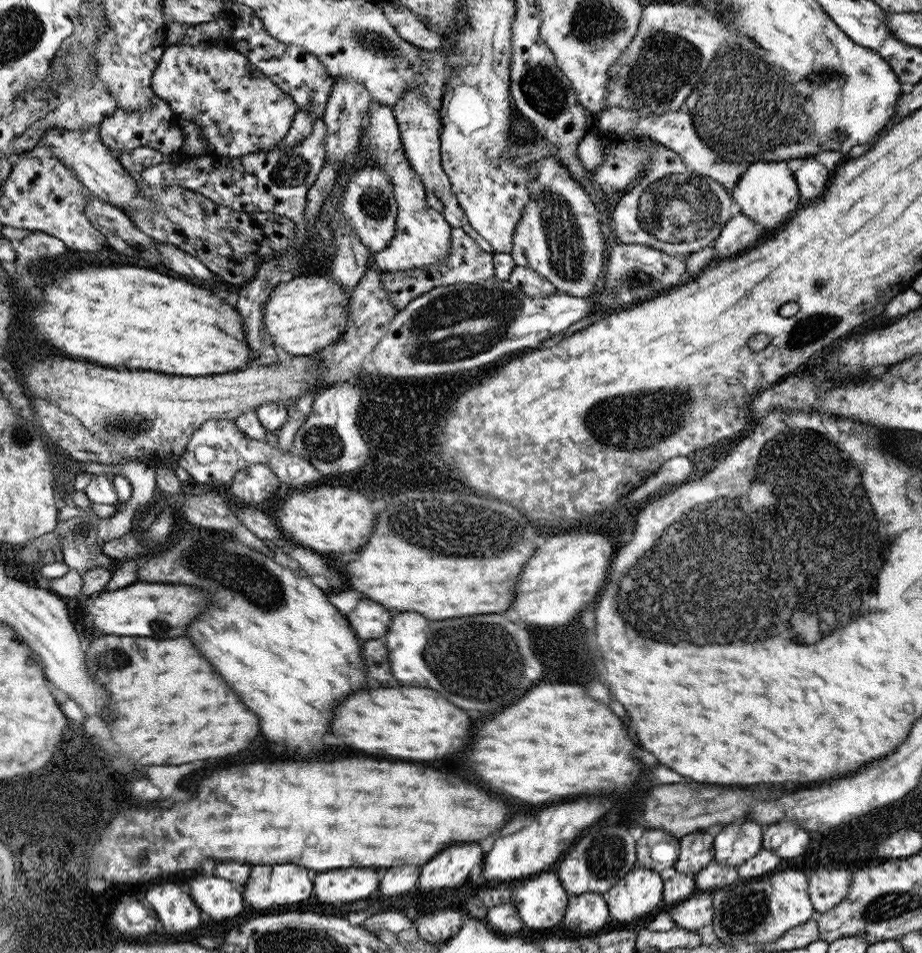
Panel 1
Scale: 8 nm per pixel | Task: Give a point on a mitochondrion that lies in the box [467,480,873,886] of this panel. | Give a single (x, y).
(606, 861)

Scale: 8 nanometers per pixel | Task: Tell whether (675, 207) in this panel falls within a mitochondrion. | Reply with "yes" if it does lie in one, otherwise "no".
yes

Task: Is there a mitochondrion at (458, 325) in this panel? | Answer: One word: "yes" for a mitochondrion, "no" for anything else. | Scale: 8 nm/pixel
yes

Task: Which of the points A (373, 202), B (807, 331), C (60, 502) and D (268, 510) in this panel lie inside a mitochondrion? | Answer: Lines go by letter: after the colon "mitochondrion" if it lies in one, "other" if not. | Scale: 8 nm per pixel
A: mitochondrion
B: mitochondrion
C: other
D: other

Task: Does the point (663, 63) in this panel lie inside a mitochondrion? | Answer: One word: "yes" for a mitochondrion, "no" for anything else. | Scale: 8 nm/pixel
yes

